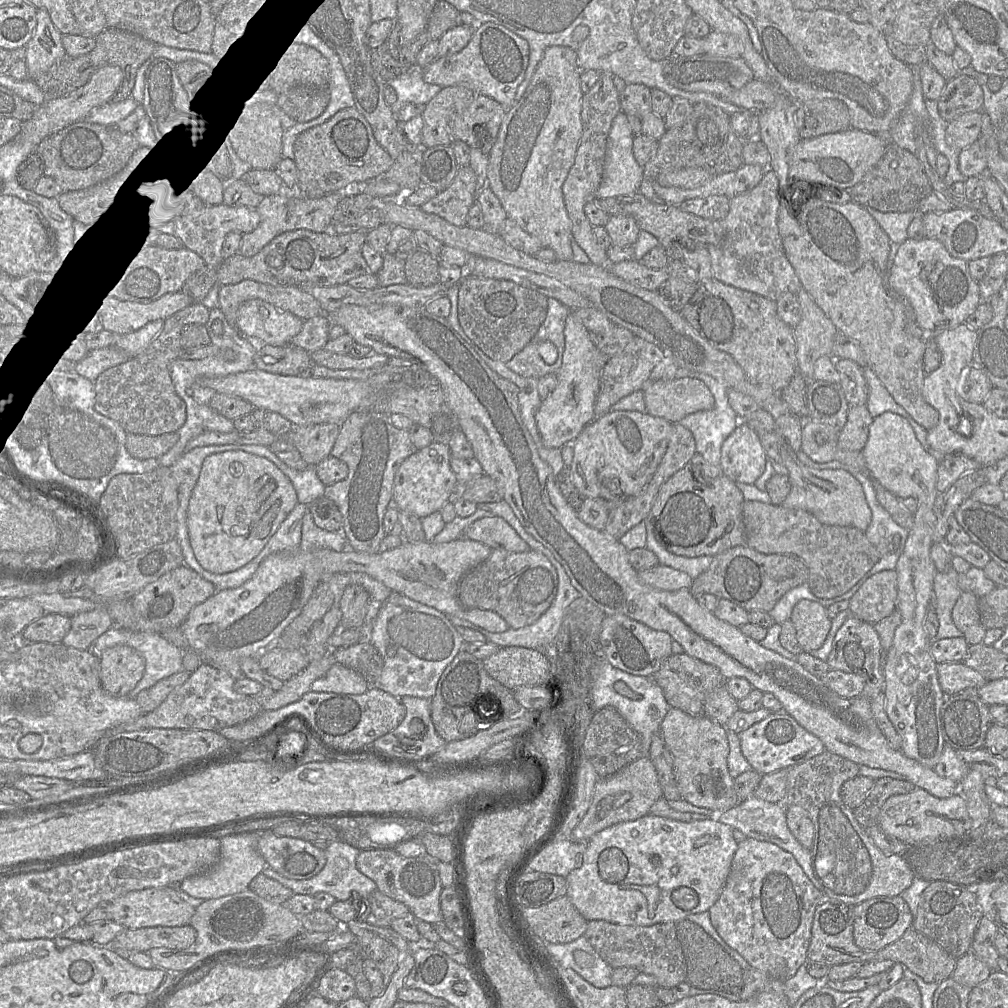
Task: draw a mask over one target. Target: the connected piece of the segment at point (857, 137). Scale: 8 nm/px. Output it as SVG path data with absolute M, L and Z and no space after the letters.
M849 128L845 131L824 134L812 139L801 139L789 155L790 182L794 177L797 180L829 185L837 189L849 189L860 182L878 163L888 144L874 133Z

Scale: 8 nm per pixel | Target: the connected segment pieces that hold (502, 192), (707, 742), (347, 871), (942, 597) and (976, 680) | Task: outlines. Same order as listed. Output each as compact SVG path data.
M564 46L548 47L539 62L522 98L507 109L499 134L489 154L487 186L499 199L508 218L539 240L542 248L552 249L558 260L571 261L573 251L572 222L568 216L562 186L574 164L582 136L580 87L582 71L577 66L576 52Z
M670 708L660 725L666 748L673 758L673 772L683 800L715 813L729 810L744 799L734 789L734 779L727 767L729 745L727 729L707 716L691 716L677 708Z
M336 840L330 842L324 852L326 856L326 863L323 869L309 879L289 879L277 873L267 865L261 873L291 889L294 894L314 896L319 892L326 892L332 895L336 900L347 900L351 896L363 896L368 898L369 895L377 889L376 883L361 873L356 867L356 858L361 852L359 849L345 843L342 840Z
M953 567L935 574L931 609L935 611L939 622L936 639L963 636L952 620L953 607L962 593L958 586L958 575L959 573Z
M963 662L940 663L936 666L939 684L946 696L957 694L967 688L979 688L987 683L978 671Z

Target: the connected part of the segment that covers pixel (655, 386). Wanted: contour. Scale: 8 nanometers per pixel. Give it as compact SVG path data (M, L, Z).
M691 377L654 381L642 392L646 413L671 423L699 411L712 410L715 405L704 382Z

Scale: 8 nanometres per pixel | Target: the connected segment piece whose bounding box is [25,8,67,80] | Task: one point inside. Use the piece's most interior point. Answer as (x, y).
(45, 48)

